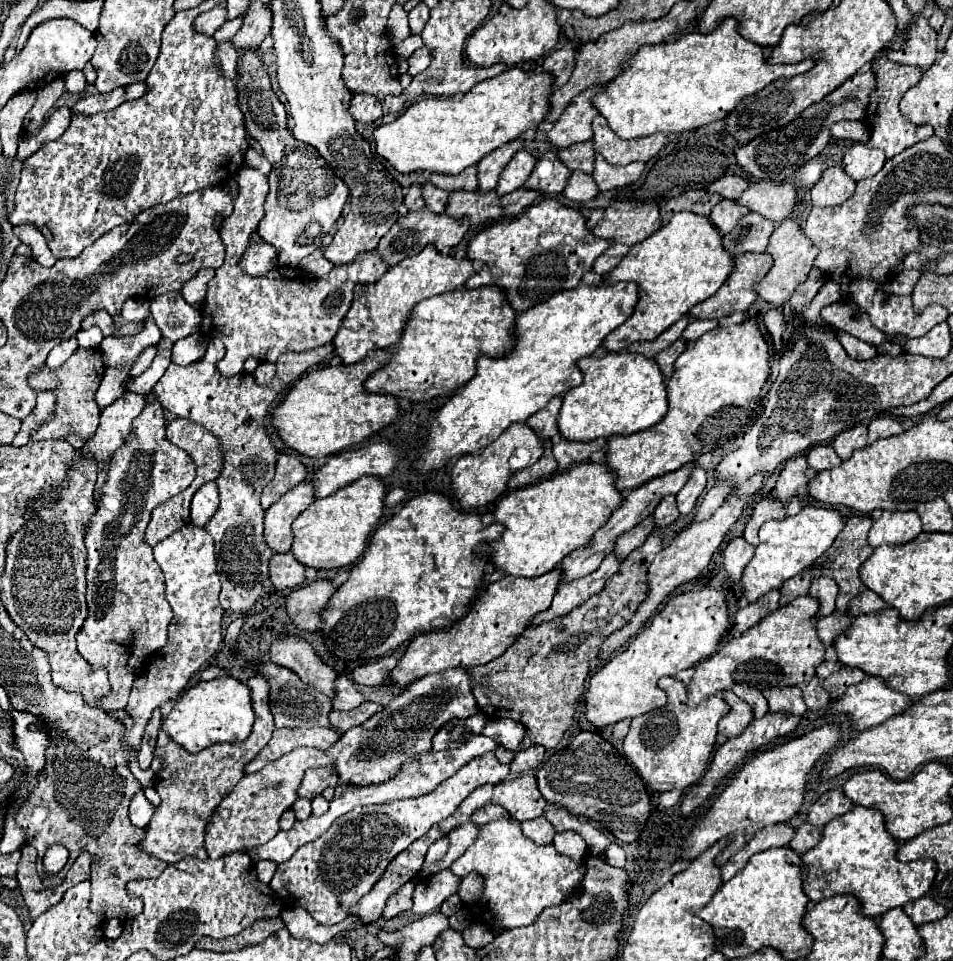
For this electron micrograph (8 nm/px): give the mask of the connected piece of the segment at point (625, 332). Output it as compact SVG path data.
M680 211L664 227L646 237L646 241L636 243L628 251L628 257L624 257L624 261L604 279L612 283L620 281L622 277L630 277L640 285L642 297L638 299L630 319L614 329L602 345L608 351L624 351L634 341L656 339L696 303L714 295L734 269L734 257L728 253L728 249L724 249L722 237L724 235L710 221L710 217Z

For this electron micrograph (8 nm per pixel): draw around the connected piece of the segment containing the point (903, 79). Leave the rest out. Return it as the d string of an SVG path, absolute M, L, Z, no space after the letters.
M888 57L876 59L872 63L872 69L876 71L876 91L872 93L872 99L868 105L868 115L872 115L872 117L866 117L866 123L870 127L870 139L866 145L868 147L880 147L880 149L884 149L886 157L894 157L896 153L904 151L906 147L914 145L916 141L924 141L924 139L932 137L932 133L934 133L932 127L912 125L898 109L900 97L920 81L922 69L906 67L906 65L894 65Z

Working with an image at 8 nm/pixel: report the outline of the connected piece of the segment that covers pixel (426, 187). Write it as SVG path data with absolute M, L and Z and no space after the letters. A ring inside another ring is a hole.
M424 183L422 185L422 197L424 197L424 203L430 211L434 213L442 213L444 211L444 205L450 197L448 191L442 191L442 189L436 189L432 183Z

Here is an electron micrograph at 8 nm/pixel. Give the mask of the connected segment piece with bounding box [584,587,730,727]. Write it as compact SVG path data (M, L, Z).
M704 587L700 591L688 591L672 597L652 623L630 641L626 651L616 653L606 665L592 673L584 693L588 721L596 727L606 727L624 717L632 719L662 707L668 697L658 687L658 679L664 675L676 675L678 671L696 667L696 663L708 659L716 653L728 627L730 619L724 591Z

